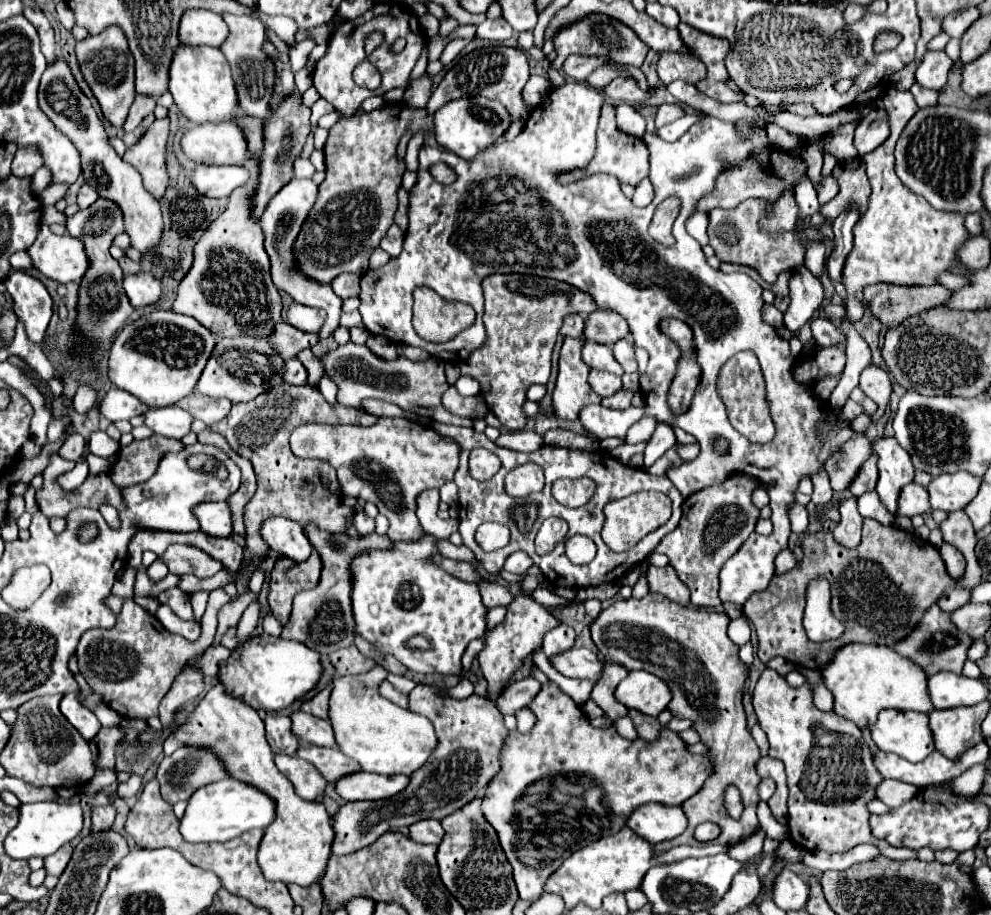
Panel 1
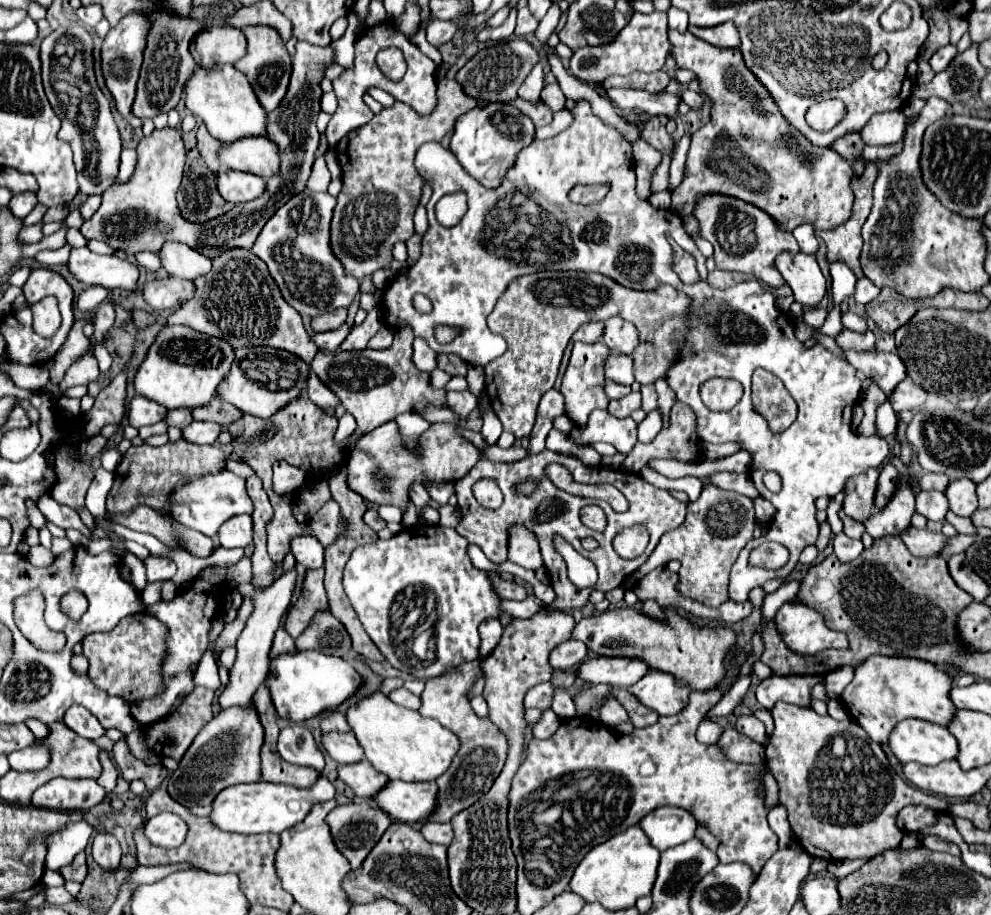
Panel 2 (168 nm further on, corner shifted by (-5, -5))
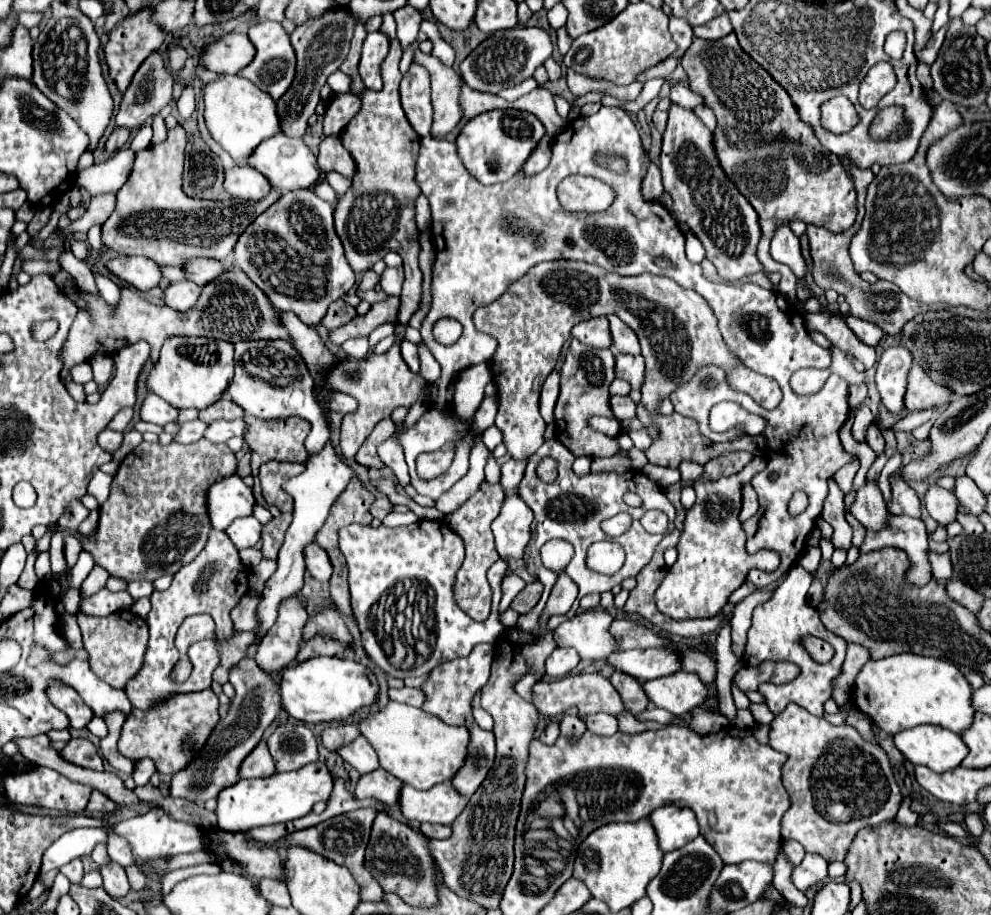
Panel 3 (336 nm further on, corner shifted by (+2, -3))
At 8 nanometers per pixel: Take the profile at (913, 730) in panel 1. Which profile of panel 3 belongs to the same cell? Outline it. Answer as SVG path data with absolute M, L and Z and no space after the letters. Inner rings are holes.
M917 725L893 735L895 747L913 765L925 765L937 773L955 769L967 757L967 745L949 729Z

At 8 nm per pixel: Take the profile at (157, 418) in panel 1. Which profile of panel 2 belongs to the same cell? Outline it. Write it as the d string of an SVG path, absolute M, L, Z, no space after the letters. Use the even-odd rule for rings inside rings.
M192 421L188 427L184 427L184 439L190 441L190 443L198 443L198 445L204 445L204 443L214 443L220 435L224 427L218 425L218 423L206 423L206 421Z

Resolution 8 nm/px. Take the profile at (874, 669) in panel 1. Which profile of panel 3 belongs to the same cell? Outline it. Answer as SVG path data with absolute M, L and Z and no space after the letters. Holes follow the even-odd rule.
M913 653L869 661L861 667L851 691L853 707L863 711L877 729L891 735L923 723L961 733L971 725L975 713L969 705L969 697L971 687L953 663L917 657Z

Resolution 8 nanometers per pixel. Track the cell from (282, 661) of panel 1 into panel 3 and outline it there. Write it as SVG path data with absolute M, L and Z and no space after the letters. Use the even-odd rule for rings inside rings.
M311 657L295 663L279 681L283 711L305 723L347 719L359 707L373 703L377 699L377 691L379 685L369 667L341 657Z

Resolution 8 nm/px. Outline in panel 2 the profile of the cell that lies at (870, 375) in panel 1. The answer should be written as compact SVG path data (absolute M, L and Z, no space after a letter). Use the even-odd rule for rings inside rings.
M906 377L906 379L894 389L894 393L890 395L890 403L892 403L892 407L894 407L896 413L900 413L900 411L904 411L904 409L916 411L916 409L920 409L920 405L926 401L926 397L928 397L928 393L926 393L920 385L916 385L910 377Z

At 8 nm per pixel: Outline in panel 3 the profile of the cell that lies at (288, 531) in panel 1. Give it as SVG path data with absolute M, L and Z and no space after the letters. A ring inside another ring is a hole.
M313 541L305 547L305 565L307 571L321 583L329 581L329 573L331 573L331 565L329 565L329 557L325 557L325 551Z

